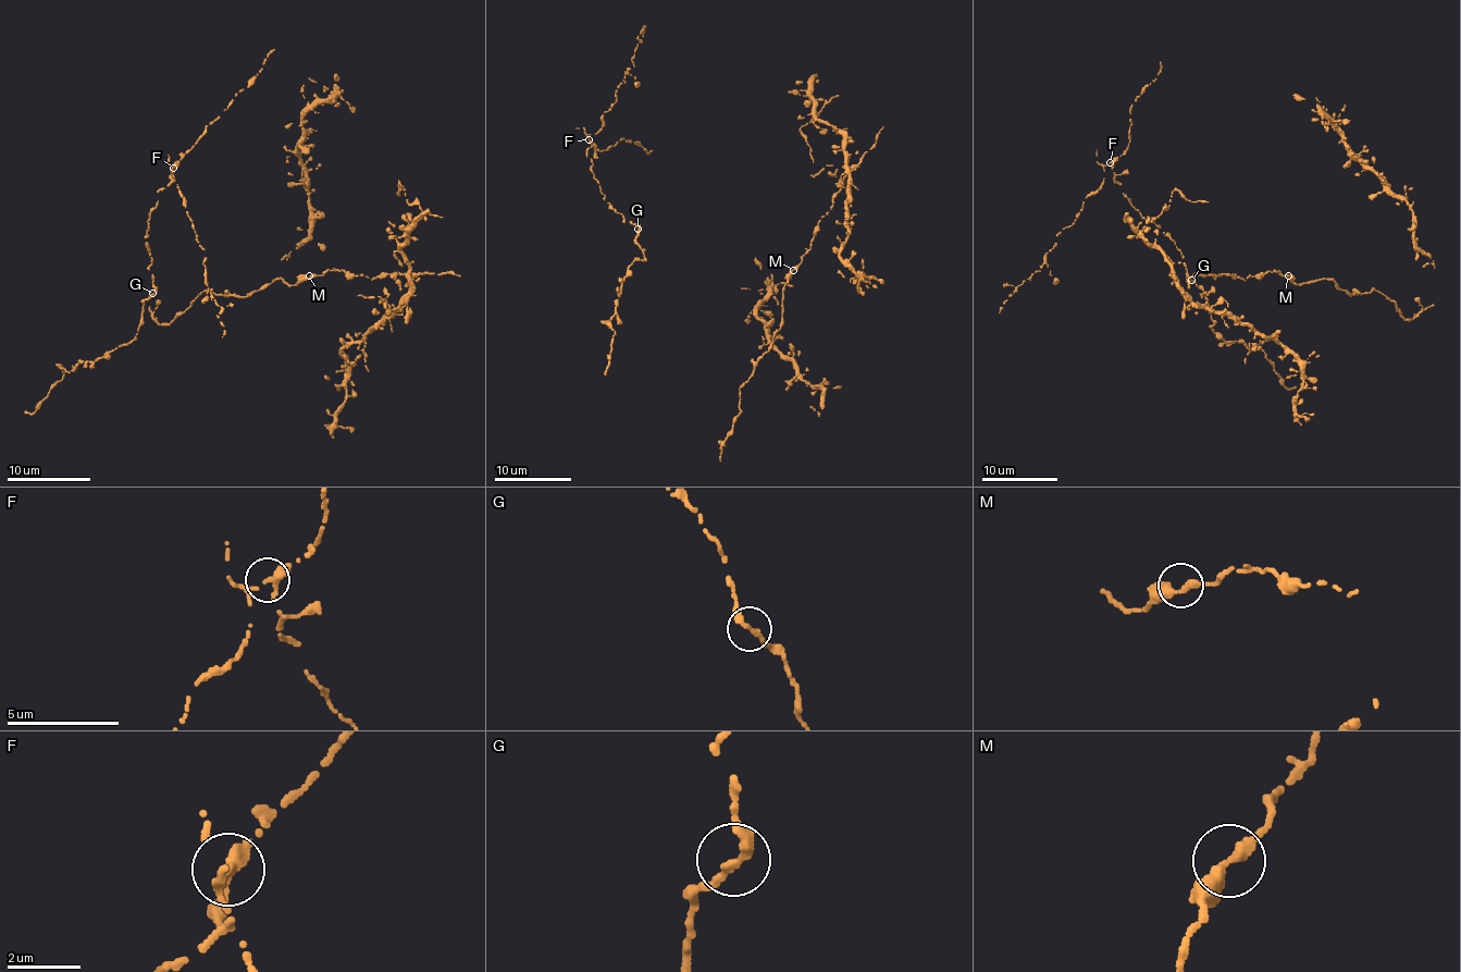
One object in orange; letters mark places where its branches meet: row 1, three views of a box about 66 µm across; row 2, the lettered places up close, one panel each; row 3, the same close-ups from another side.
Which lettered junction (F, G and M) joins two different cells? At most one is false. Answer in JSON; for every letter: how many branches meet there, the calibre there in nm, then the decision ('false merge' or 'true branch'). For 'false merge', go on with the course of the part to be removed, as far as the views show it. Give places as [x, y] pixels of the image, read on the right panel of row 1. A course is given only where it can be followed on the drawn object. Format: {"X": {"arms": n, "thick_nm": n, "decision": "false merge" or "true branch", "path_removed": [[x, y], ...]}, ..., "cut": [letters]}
{"F": {"arms": 2, "thick_nm": 280, "decision": "false merge", "path_removed": [[1110, 162], [1103, 168], [1103, 183], [1085, 198], [1076, 220], [1057, 235], [1039, 271], [1016, 286], [999, 314]]}, "G": {"arms": 2, "thick_nm": 240, "decision": "true branch"}, "M": {"arms": 2, "thick_nm": 280, "decision": "true branch"}, "cut": ["F"]}

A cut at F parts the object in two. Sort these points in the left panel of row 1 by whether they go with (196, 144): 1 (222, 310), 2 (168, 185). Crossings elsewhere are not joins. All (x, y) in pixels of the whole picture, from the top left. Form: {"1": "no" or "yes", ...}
{"1": "no", "2": "yes"}

